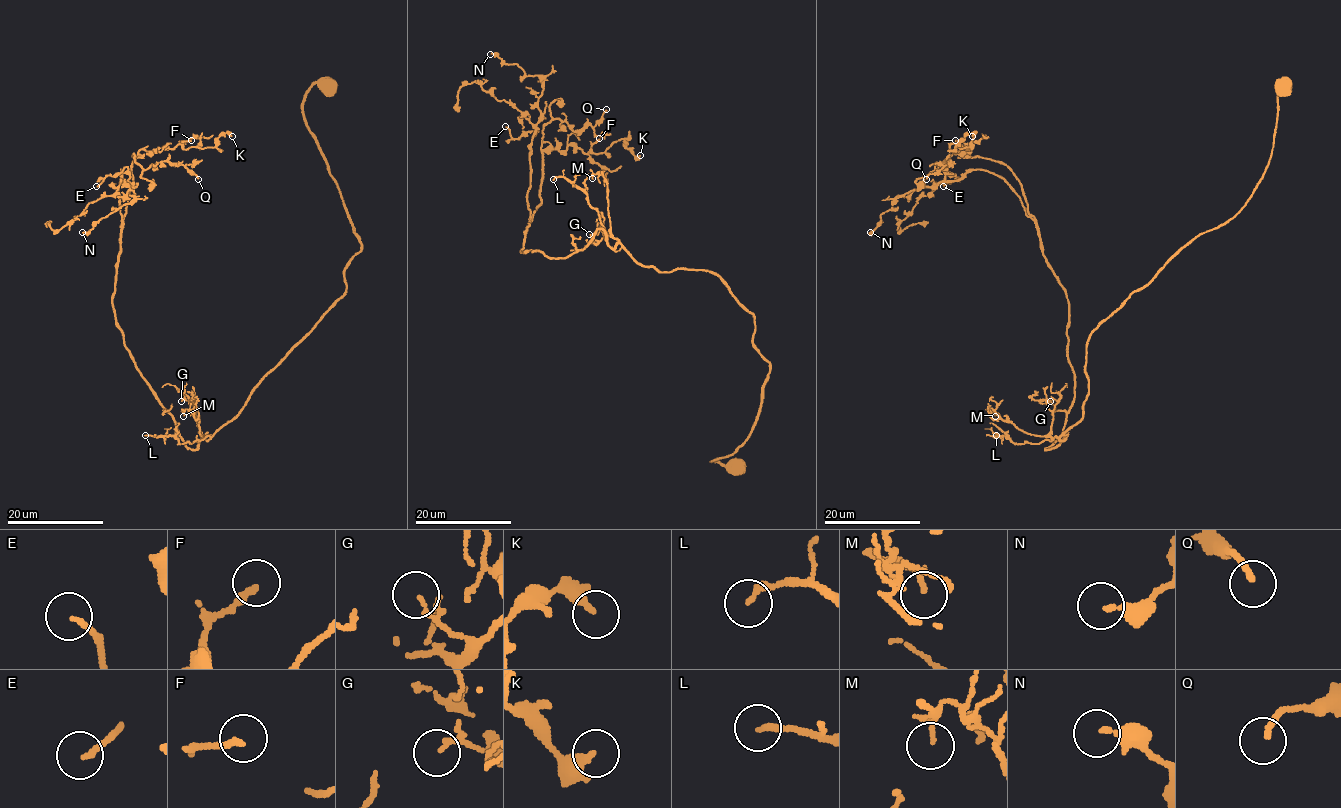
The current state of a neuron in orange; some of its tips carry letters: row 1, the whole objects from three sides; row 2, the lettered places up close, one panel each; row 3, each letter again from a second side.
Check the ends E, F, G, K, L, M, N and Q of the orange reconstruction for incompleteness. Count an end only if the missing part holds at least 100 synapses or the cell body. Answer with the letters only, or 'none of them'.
none of them

